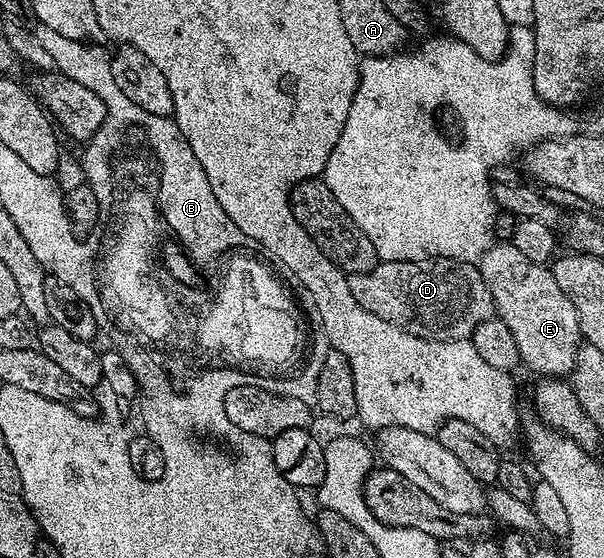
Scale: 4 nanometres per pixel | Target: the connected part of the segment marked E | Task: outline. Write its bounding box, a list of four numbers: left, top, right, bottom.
[478,243,582,377]

